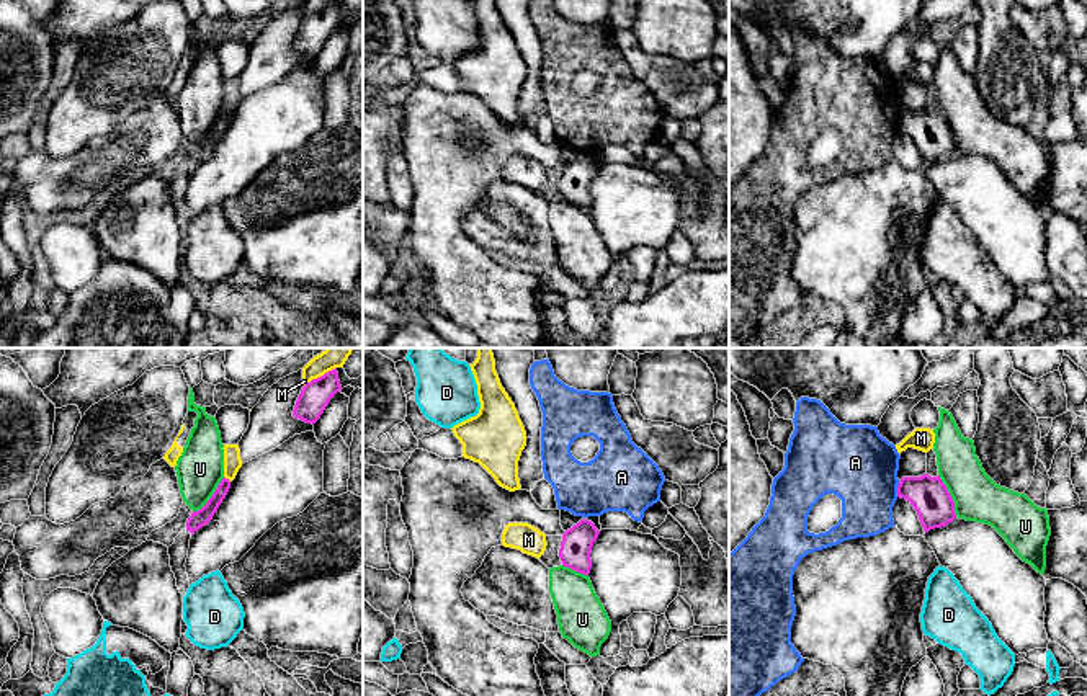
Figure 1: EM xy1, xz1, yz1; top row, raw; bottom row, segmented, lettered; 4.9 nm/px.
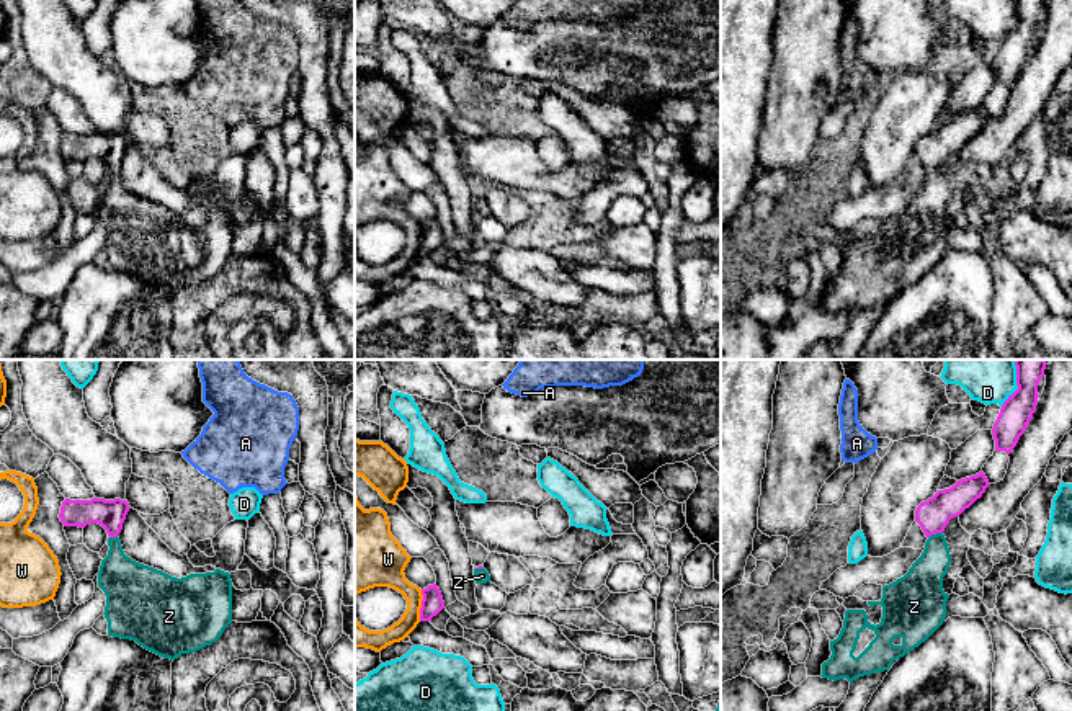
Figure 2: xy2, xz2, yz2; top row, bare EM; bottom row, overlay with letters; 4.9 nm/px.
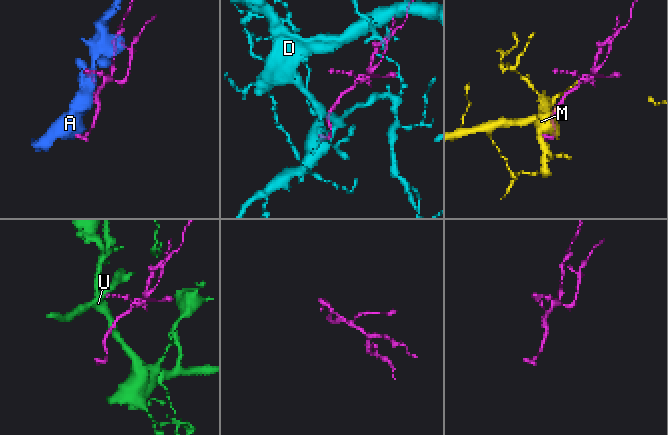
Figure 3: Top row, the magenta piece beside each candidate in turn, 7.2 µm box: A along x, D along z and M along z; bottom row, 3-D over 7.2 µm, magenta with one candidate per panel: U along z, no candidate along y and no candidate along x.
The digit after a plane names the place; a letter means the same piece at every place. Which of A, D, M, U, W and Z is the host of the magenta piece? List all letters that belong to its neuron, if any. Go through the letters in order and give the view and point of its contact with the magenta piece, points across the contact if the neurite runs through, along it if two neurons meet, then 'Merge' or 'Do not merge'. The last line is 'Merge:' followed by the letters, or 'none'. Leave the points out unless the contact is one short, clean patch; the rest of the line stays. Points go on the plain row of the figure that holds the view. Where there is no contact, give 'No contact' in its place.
A: Touches magenta at yz1 (898, 123). Do not merge
D: Touches magenta at yz2 (1017, 18). Boundary: yz2 (1017, 0), (1017, 23), (1000, 40). Do not merge
M: Touches magenta at xy1 (321, 10). Do not merge
U: Touches magenta at yz1 (950, 129). Boundary: yz1 (939, 108), (957, 149). Do not merge
W: Touches magenta at xz2 (422, 239). Do not merge
Z: Touches magenta at yz2 (935, 167). Path across: yz2 (933, 149), (935, 167), (935, 195), (924, 216). Merge
Merge: Z

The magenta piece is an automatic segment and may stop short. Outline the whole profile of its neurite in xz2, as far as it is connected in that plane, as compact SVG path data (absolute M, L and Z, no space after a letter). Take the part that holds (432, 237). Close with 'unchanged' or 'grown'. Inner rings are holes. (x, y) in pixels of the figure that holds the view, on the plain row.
M436 217L422 224L423 234L420 242L420 255L431 255L443 242L444 235Z; unchanged

